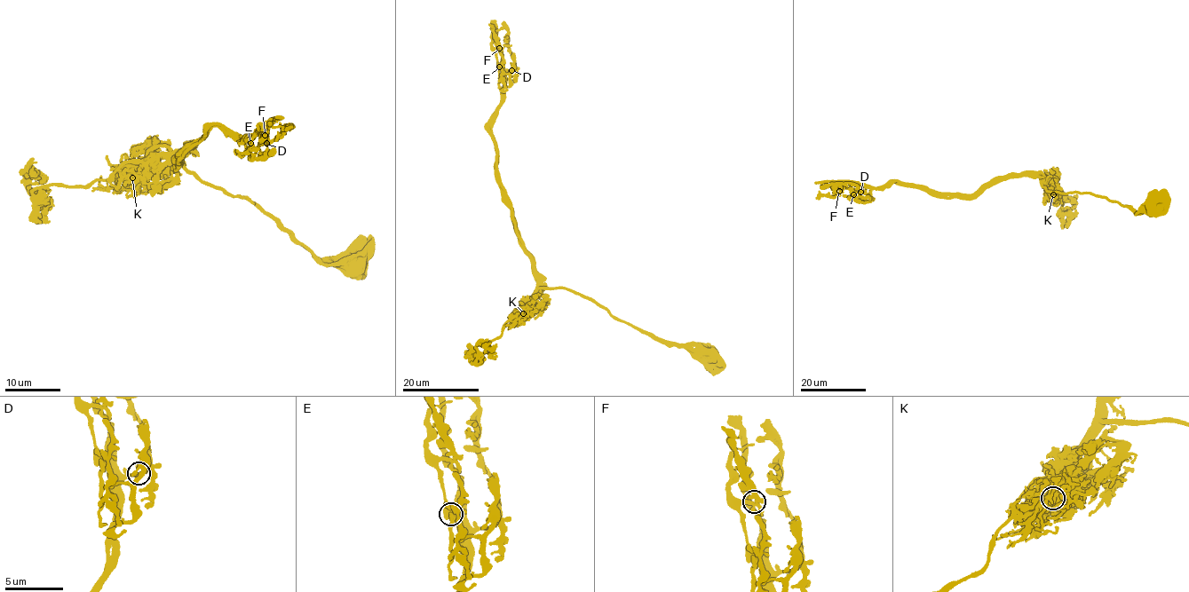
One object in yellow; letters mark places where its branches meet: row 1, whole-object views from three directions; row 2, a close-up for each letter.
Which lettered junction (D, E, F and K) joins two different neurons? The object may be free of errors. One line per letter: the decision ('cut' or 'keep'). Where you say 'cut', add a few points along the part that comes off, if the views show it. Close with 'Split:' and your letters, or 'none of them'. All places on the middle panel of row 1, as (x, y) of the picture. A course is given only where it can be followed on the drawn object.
D: keep
E: keep
F: keep
K: cut; foreign part runs (523, 313), (542, 283), (512, 219), (511, 203), (500, 182), (495, 145), (488, 129), (505, 81), (495, 20)
Split: K

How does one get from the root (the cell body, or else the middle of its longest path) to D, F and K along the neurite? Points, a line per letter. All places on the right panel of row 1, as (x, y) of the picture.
D: (1151, 209), (1134, 214), (1089, 193), (1048, 192), (1032, 175), (1002, 176), (973, 194), (889, 180), (860, 192)
F: (1151, 209), (1134, 214), (1089, 193), (1048, 192), (1032, 175), (1002, 176), (973, 194), (889, 180), (839, 191)
K: (1151, 209), (1134, 214), (1129, 208), (1089, 193), (1048, 192), (1042, 182), (1050, 187), (1053, 194)

